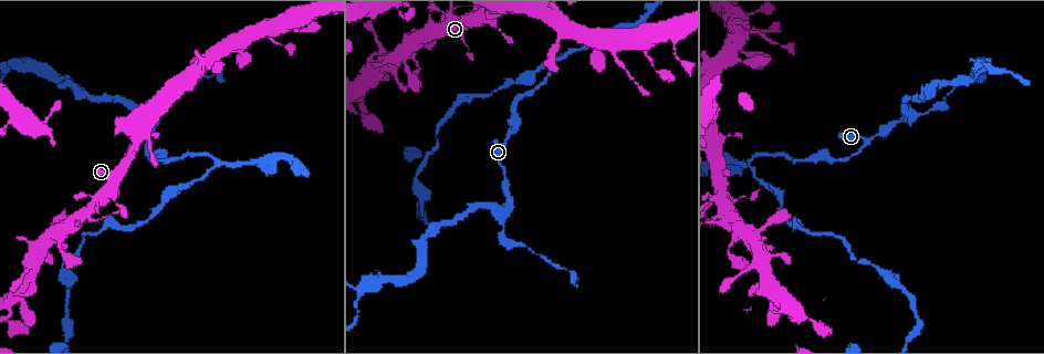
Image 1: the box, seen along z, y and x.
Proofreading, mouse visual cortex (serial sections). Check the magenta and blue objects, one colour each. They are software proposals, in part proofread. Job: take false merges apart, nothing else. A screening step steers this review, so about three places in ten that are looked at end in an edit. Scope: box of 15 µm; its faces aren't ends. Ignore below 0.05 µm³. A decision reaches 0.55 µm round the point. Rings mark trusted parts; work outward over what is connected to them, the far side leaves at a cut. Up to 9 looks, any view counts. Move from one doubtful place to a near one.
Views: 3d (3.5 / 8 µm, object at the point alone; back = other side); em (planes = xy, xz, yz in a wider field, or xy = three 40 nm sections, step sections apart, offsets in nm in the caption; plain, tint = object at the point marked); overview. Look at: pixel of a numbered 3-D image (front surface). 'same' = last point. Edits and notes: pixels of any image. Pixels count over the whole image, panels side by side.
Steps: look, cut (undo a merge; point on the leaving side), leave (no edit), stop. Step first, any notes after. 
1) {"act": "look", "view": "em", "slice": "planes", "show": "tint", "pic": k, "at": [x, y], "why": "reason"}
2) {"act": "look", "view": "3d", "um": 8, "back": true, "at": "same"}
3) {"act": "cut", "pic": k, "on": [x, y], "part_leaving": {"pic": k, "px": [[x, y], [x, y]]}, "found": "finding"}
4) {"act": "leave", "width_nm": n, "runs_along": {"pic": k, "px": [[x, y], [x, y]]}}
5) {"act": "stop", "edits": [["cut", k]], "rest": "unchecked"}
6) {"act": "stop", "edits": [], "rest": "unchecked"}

{"act": "look", "view": "3d", "um": 3.5, "pic": 1, "at": [451, 18]}

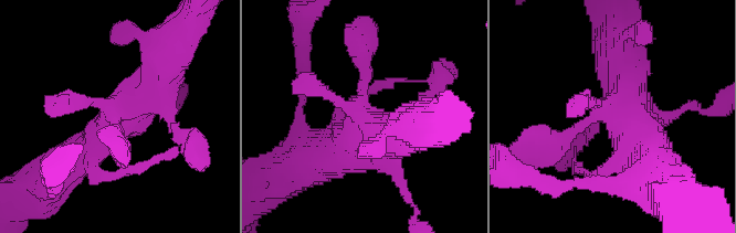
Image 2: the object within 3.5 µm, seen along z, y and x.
{"act": "look", "view": "em", "slice": "xy", "step": 3, "show": "tint", "pic": 2, "at": [115, 113]}

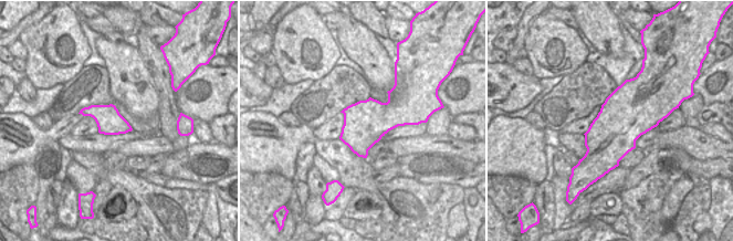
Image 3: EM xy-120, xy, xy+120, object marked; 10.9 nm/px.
{"act": "look", "view": "em", "slice": "xy", "step": 5, "show": "tint", "at": "same"}

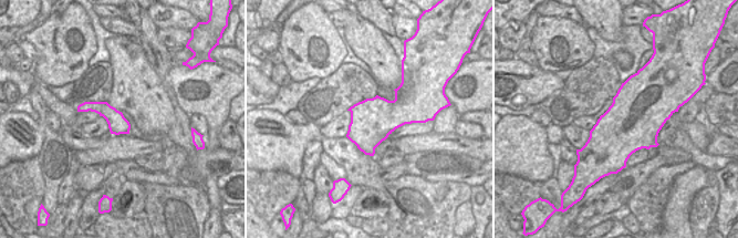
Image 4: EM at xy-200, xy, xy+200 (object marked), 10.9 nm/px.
{"act": "leave", "runs_along": {"pic": 2, "px": [[161, 40], [155, 84], [66, 162]]}, "found": "one cell here"}

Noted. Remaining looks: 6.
{"act": "look", "view": "3d", "um": 3.5, "pic": 1, "at": [749, 163], "why": "three arms meet"}

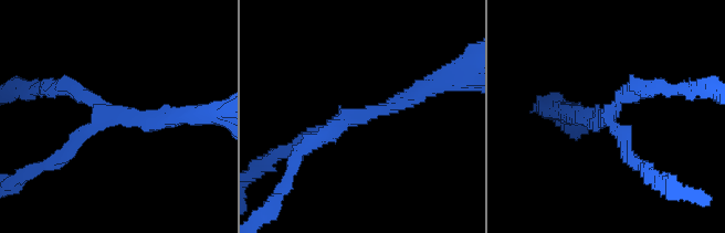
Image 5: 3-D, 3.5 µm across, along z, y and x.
{"act": "look", "view": "em", "slice": "planes", "show": "tint", "pic": 5, "at": [610, 111], "arms": 3, "arm_widths_nm": [150, 200, 200]}

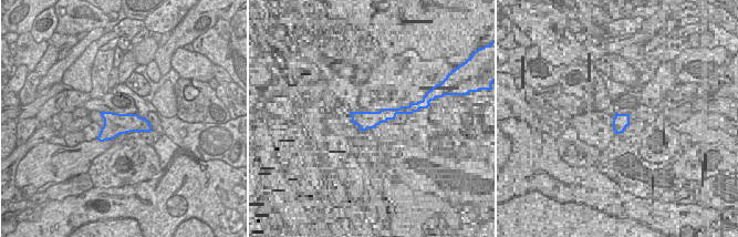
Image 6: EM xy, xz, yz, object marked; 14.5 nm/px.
{"act": "look", "view": "em", "slice": "xy", "step": 2, "show": "tint", "at": "same", "why": "cut it another way"}

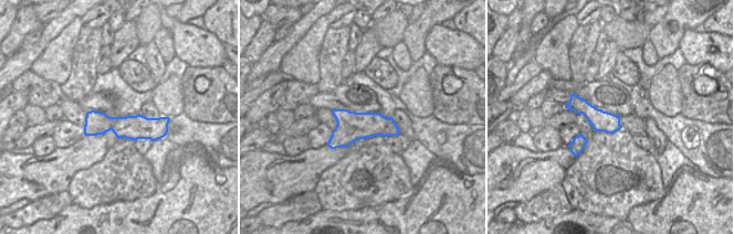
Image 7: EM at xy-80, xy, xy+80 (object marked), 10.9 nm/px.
{"act": "leave", "width_nm": 320, "runs_along": {"pic": 7, "px": [[163, 123], [94, 125], [86, 131]]}, "found": "all the same cell"}

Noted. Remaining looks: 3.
{"act": "look", "view": "3d", "um": 3.5, "pic": 1, "at": [506, 241], "why": "abrupt turn"}

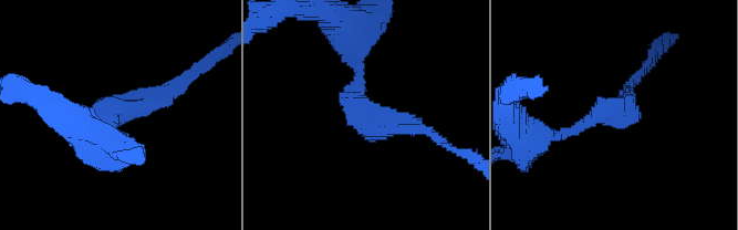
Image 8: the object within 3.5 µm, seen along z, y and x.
{"act": "look", "view": "em", "slice": "xy", "step": 3, "show": "tint", "pic": 8, "at": [115, 110], "arm_widths_nm": [150, 200], "why": "now the EM"}

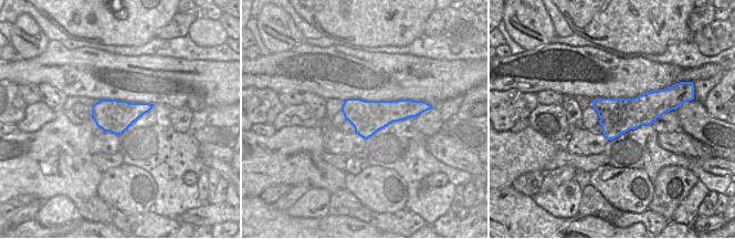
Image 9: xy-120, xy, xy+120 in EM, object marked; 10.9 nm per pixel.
{"act": "leave", "runs_along": {"pic": 8, "px": [[357, 48], [361, 111], [425, 129]]}, "found": "continuous, no second cell"}

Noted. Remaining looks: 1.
{"act": "stop", "edits": [], "rest": "unchecked"}

